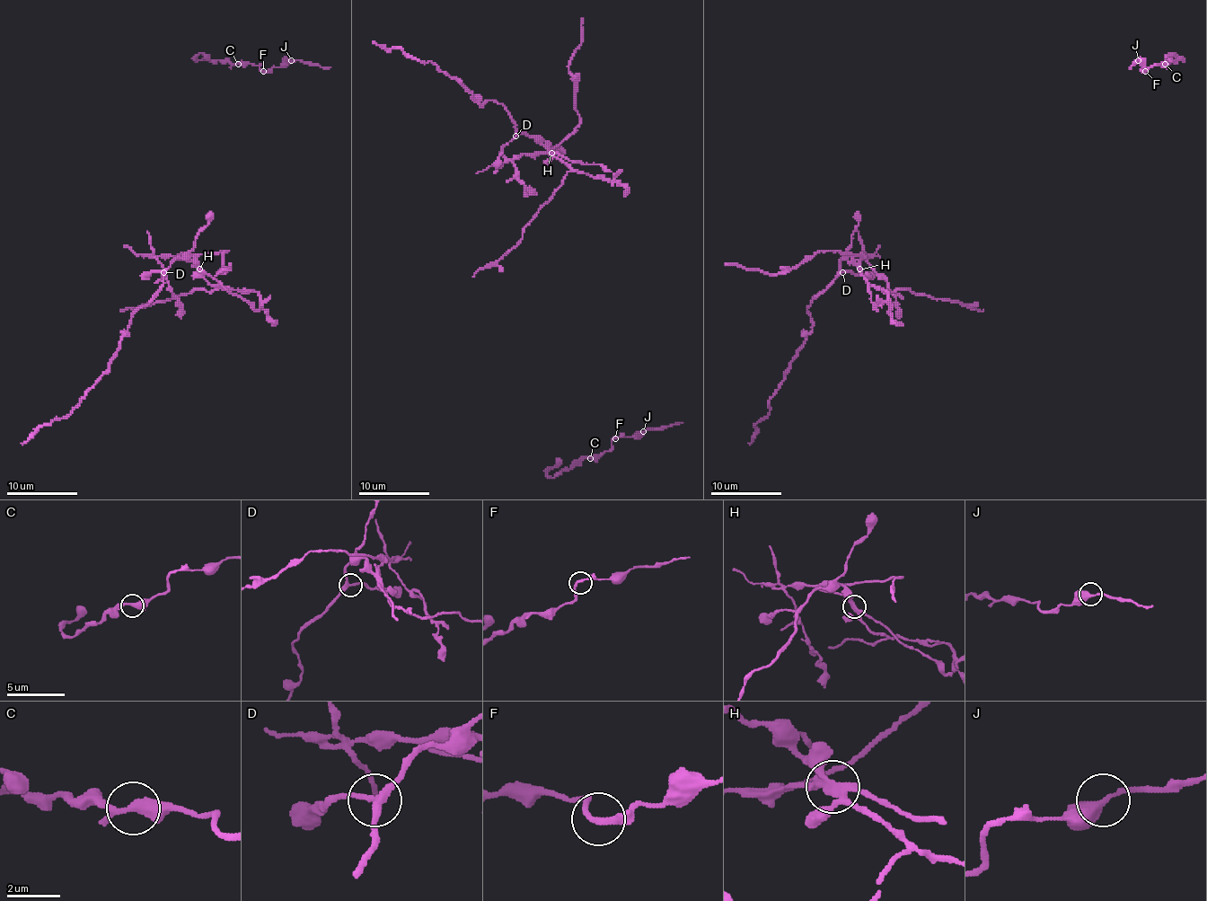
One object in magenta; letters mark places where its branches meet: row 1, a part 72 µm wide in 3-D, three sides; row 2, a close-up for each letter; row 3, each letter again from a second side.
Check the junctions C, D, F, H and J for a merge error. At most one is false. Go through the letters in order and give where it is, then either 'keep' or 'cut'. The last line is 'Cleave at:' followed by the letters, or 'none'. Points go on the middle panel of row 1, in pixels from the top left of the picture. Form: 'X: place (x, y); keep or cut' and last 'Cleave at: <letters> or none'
C: place (590, 458); keep
D: place (515, 136); keep
F: place (615, 438); keep
H: place (551, 153); cut
J: place (643, 431); keep
Cleave at: H

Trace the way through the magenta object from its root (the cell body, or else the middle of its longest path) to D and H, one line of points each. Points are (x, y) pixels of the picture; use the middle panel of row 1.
D: (519, 241), (523, 237), (523, 228), (550, 198), (570, 170), (533, 137), (524, 134), (515, 136)
H: (519, 241), (523, 237), (523, 228), (550, 198), (570, 170), (550, 154)

